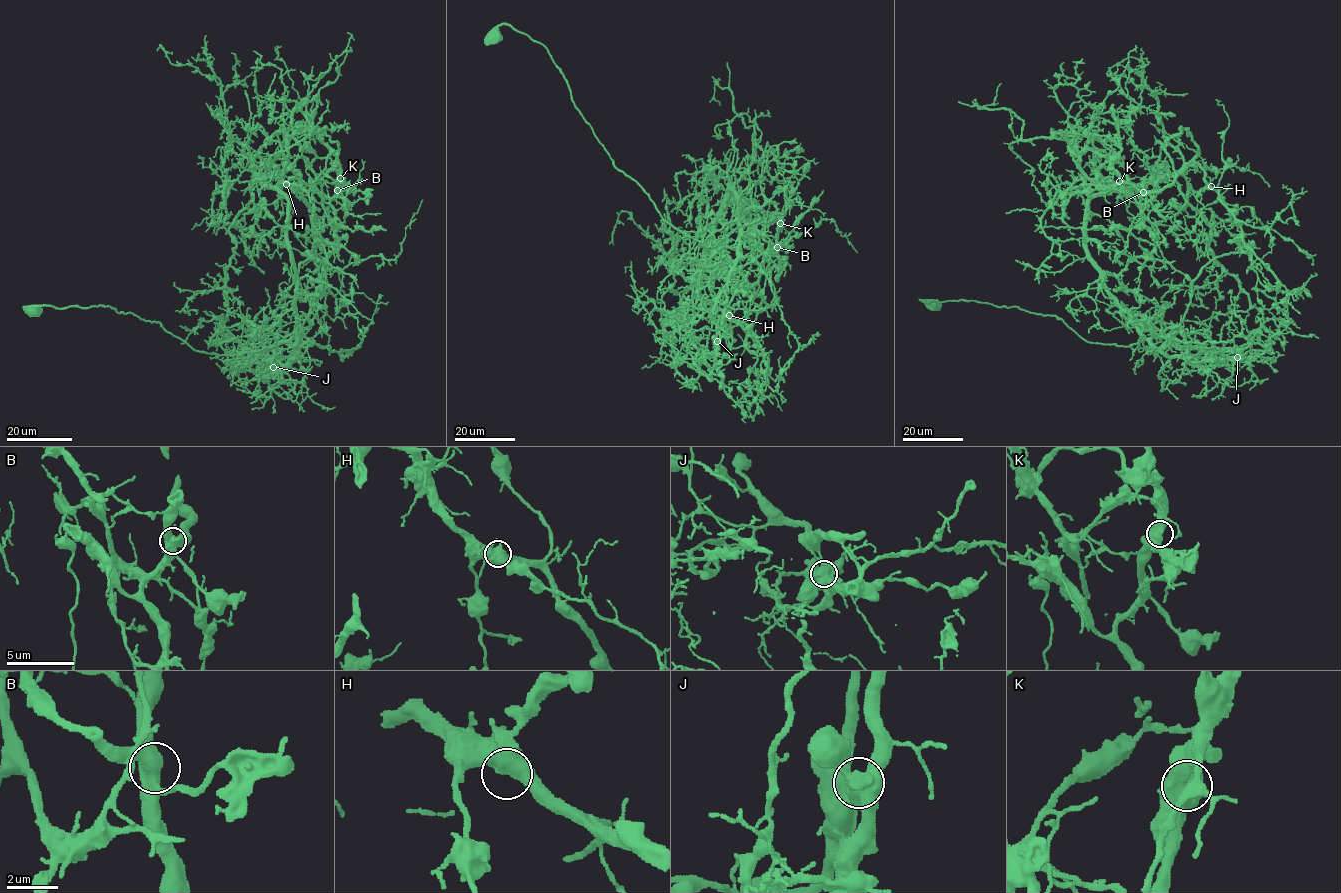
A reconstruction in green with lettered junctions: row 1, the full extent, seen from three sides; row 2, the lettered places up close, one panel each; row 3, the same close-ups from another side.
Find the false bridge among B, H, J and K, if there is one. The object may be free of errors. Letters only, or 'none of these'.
J

